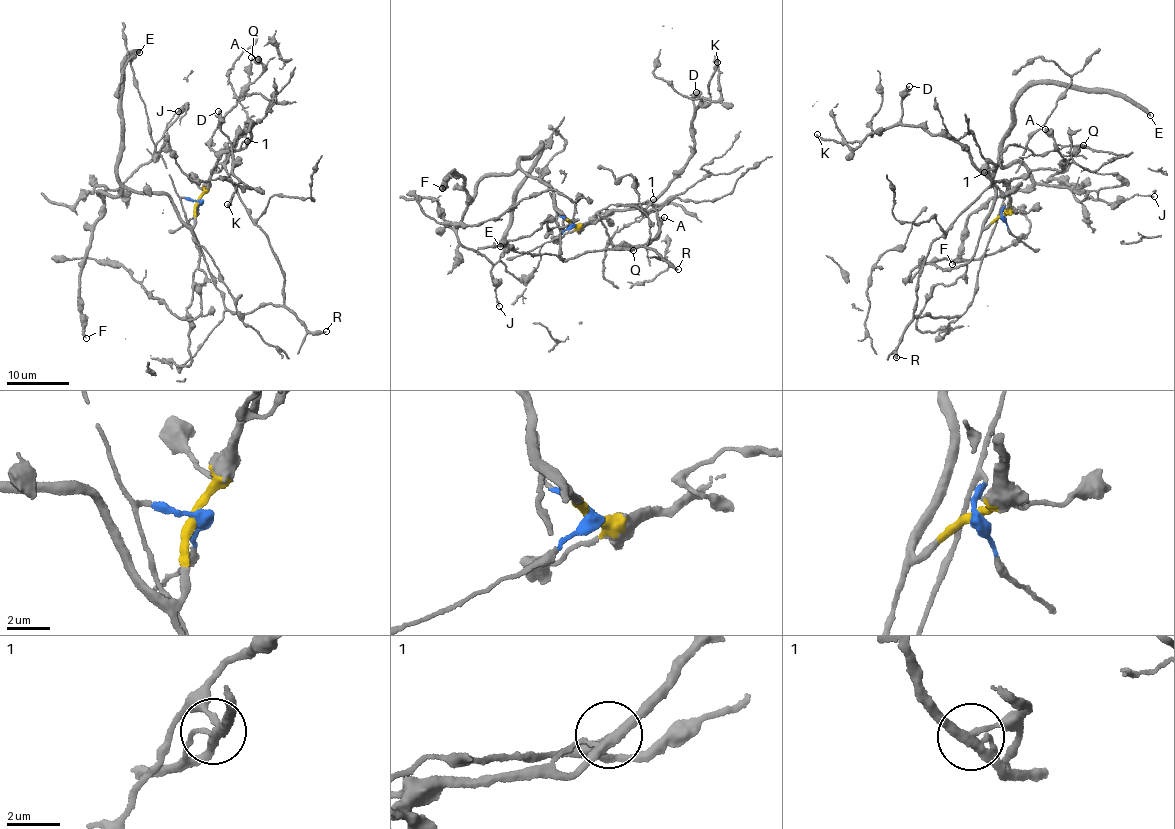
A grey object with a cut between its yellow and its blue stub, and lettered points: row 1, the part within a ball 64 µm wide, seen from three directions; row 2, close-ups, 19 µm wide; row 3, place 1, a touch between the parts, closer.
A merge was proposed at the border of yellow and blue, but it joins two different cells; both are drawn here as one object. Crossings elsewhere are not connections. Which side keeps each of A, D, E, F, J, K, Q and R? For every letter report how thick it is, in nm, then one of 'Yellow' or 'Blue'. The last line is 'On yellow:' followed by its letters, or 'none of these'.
A: Thickness 320 nm. Yellow
D: Thickness 280 nm. Yellow
E: Thickness 360 nm. Yellow
F: Thickness 300 nm. Yellow
J: Thickness 140 nm. Yellow
K: Thickness 280 nm. Yellow
Q: Thickness 160 nm. Yellow
R: Thickness 260 nm. Blue
On yellow: A, D, E, F, J, K, Q

